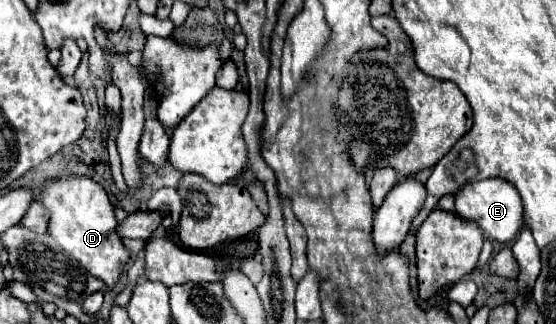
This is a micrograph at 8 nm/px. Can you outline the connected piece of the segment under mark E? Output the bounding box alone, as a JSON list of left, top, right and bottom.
[455,179,523,243]

